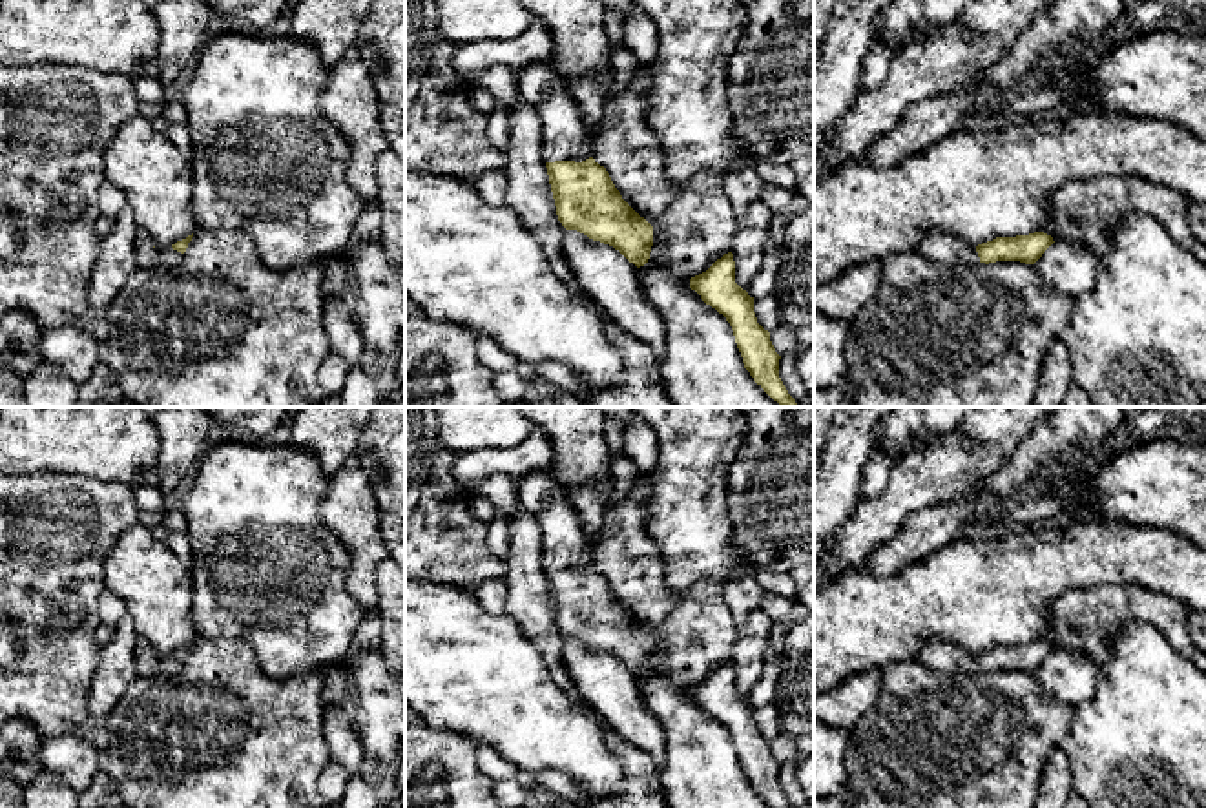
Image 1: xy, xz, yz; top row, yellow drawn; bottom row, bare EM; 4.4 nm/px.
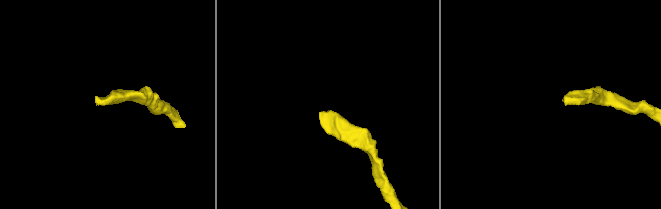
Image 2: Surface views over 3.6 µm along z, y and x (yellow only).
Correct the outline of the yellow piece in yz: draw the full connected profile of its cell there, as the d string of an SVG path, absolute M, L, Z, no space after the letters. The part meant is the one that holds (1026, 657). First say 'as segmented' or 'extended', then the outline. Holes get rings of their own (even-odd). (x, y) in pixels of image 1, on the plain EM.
extended | M929 640L918 653L916 662L949 677L996 669L1034 673L1053 651L1051 644L1034 640L1029 644L996 646L974 655L947 640Z

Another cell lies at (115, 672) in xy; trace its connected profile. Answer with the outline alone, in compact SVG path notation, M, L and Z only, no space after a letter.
M126 615L113 629L111 638L100 649L99 666L89 684L89 715L106 719L126 688L139 677L135 651L139 635L133 620Z

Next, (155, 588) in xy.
M131 525L104 560L104 585L119 595L139 638L172 655L197 638L192 620L192 571L164 540Z

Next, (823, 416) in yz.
M814 407L814 449L823 451L832 421L841 407Z

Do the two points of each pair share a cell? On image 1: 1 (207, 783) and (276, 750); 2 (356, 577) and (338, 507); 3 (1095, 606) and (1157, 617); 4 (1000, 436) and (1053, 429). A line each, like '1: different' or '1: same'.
1: same
2: same
3: same
4: different

